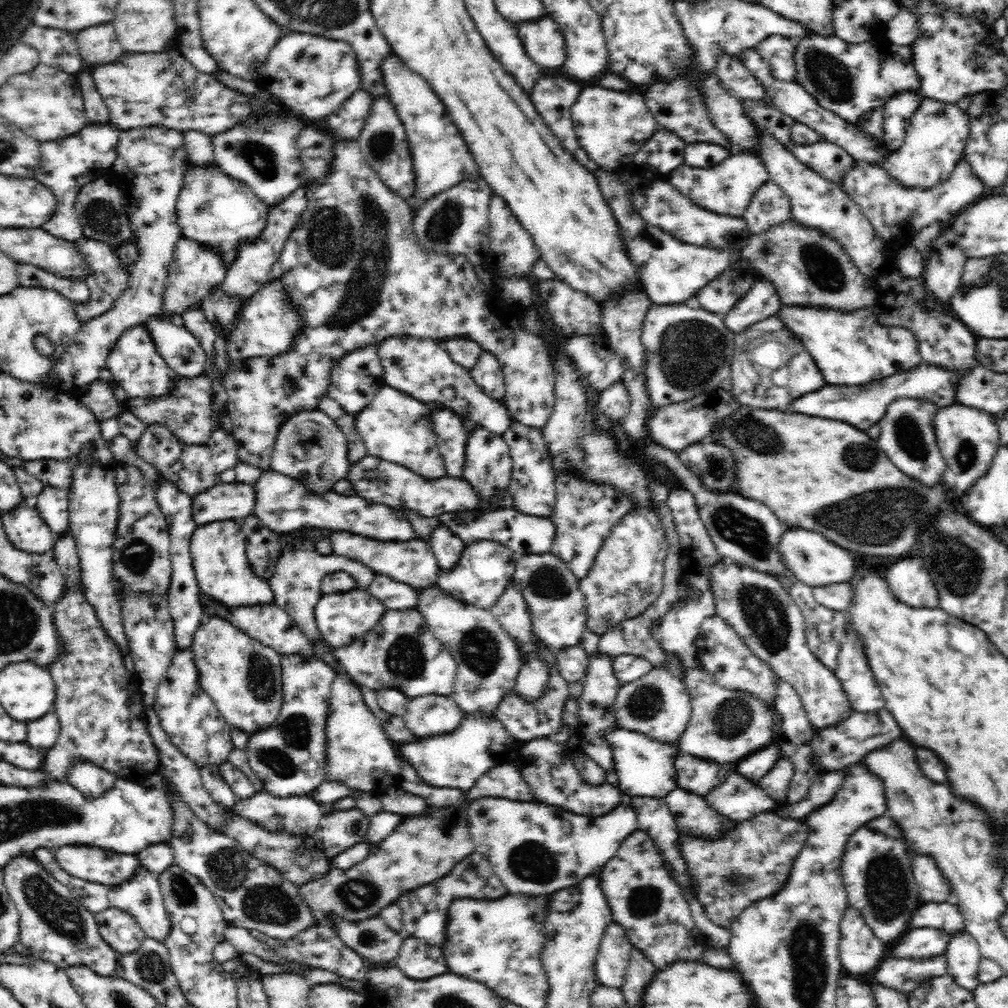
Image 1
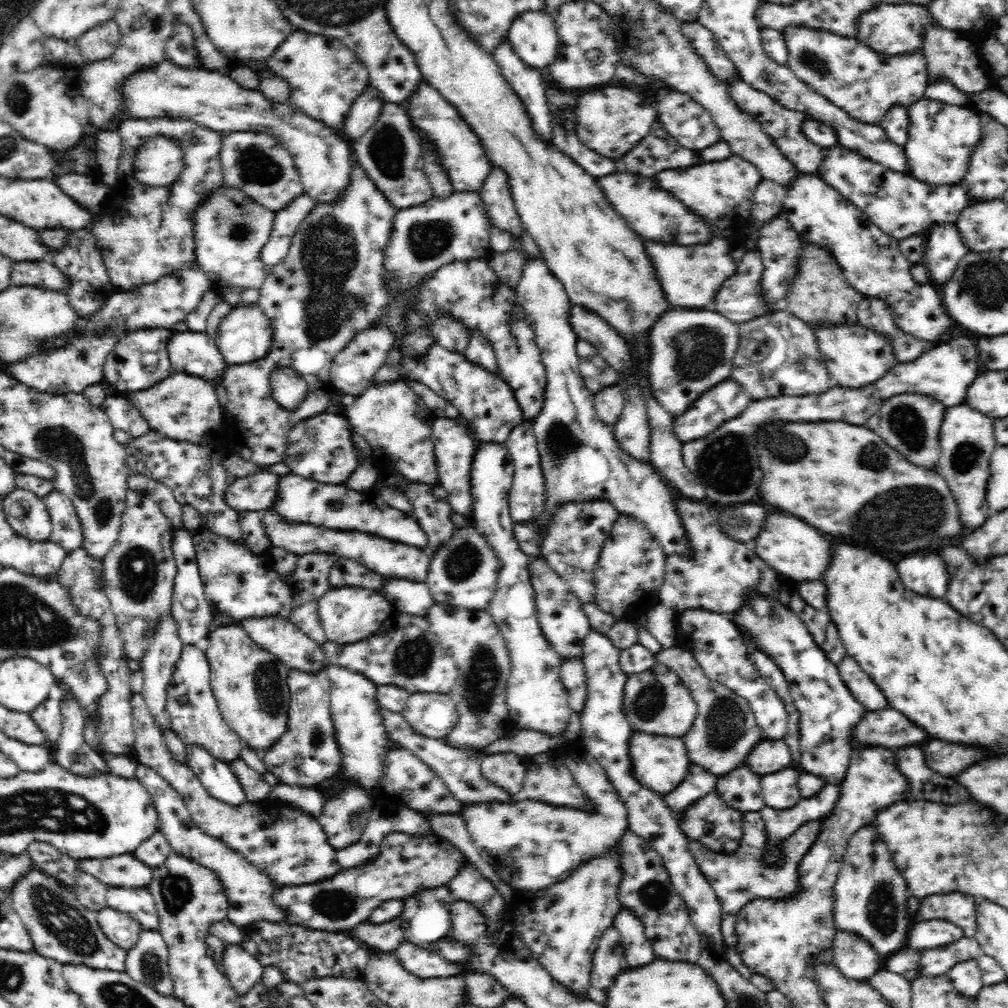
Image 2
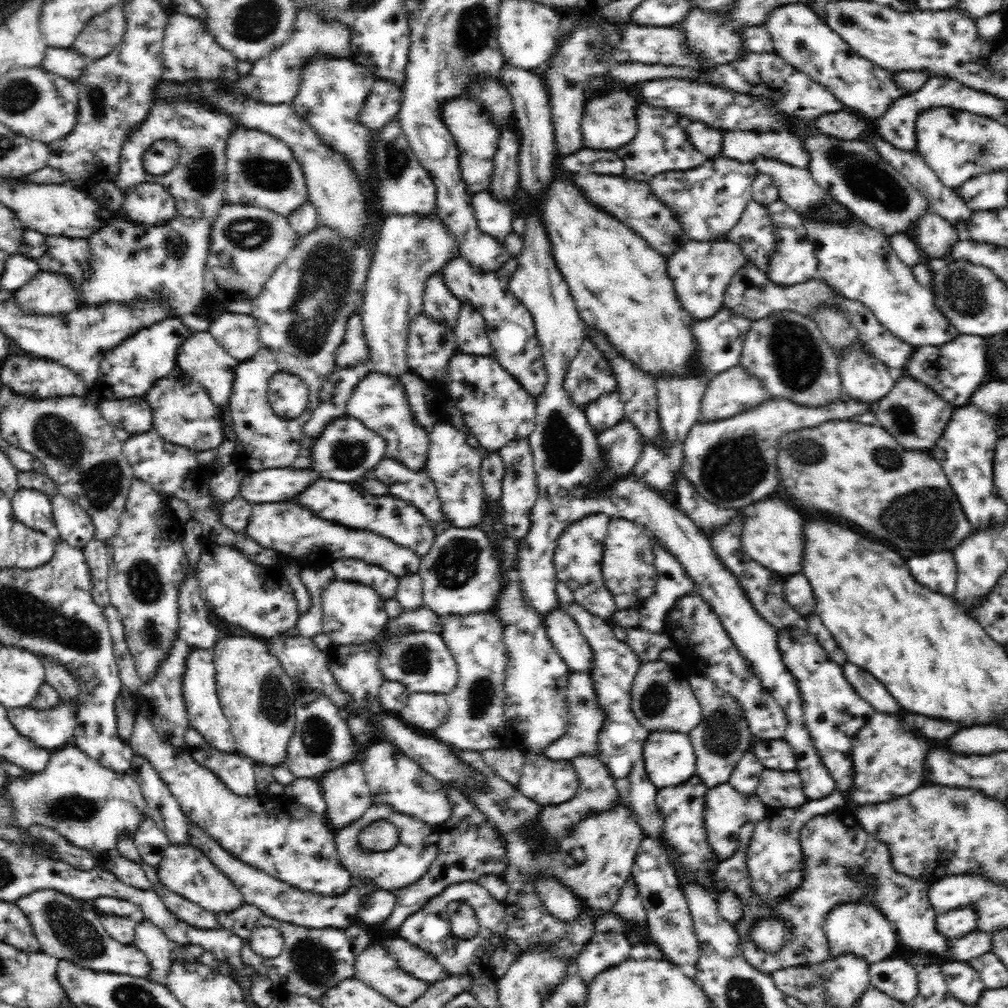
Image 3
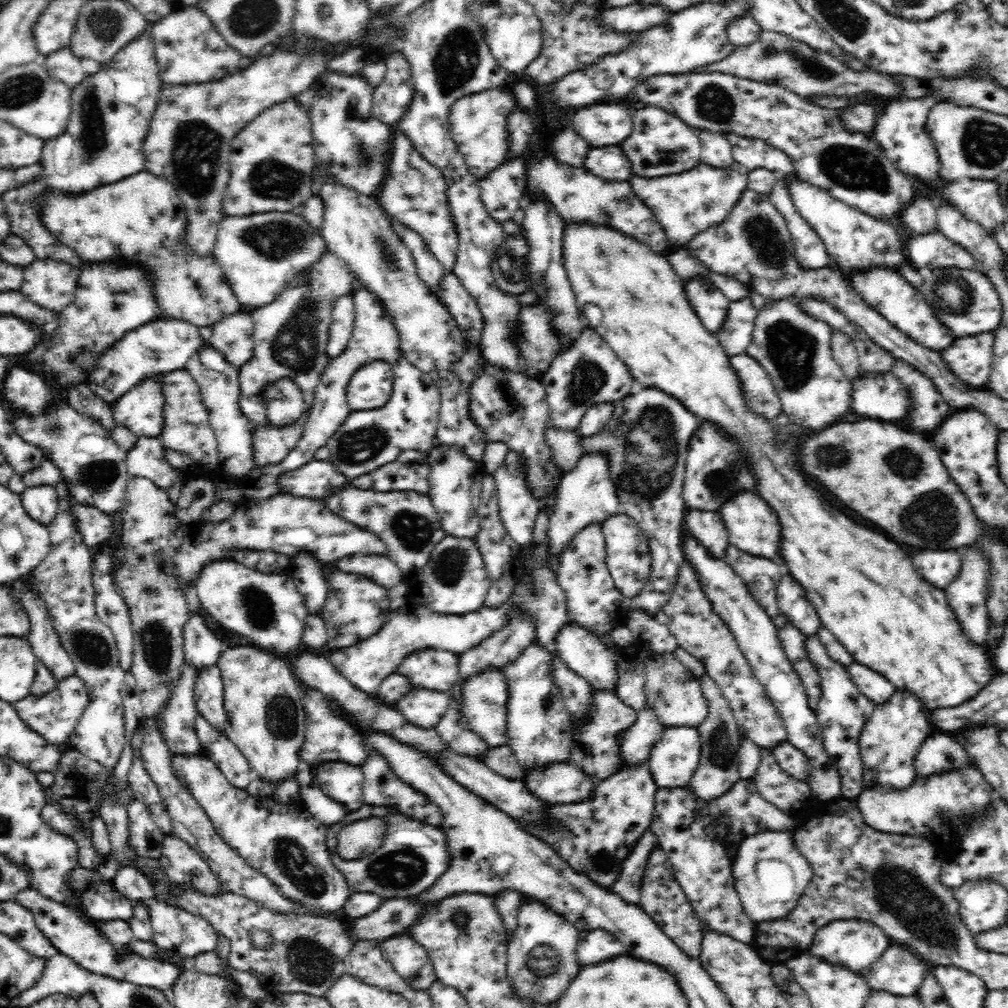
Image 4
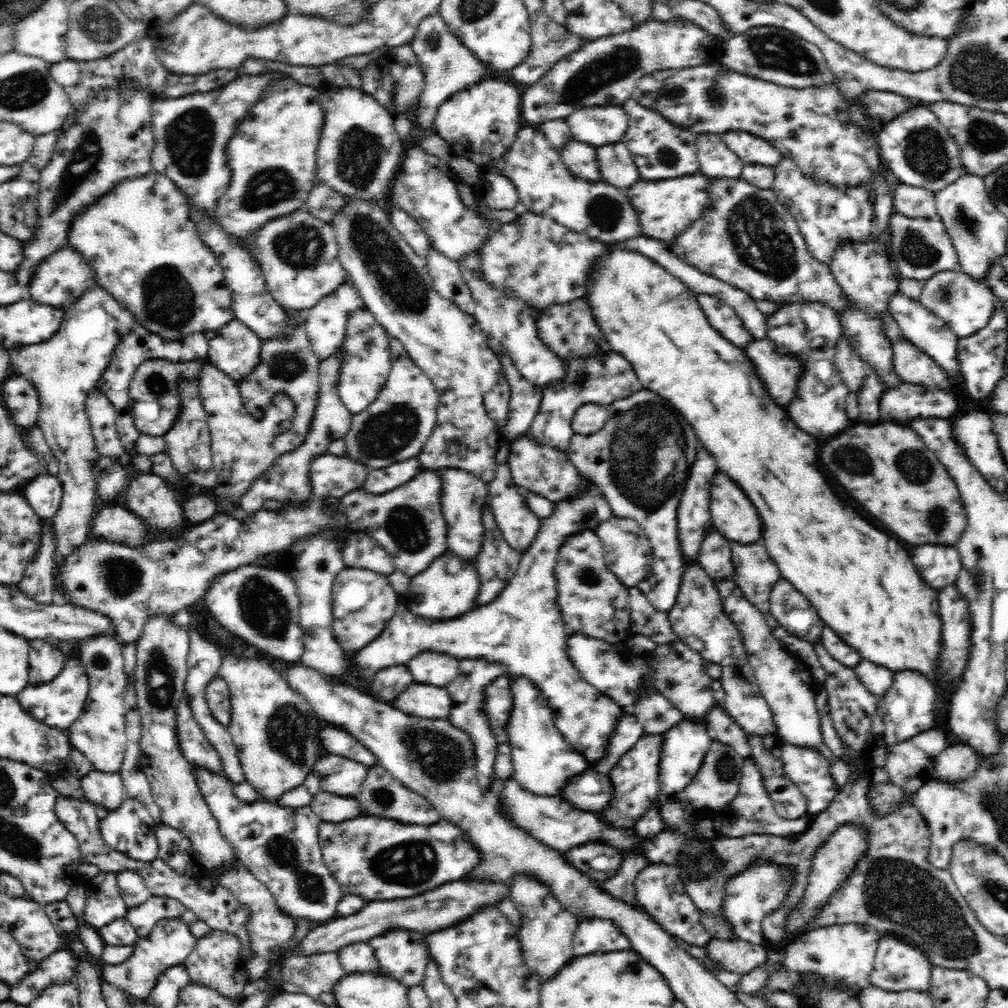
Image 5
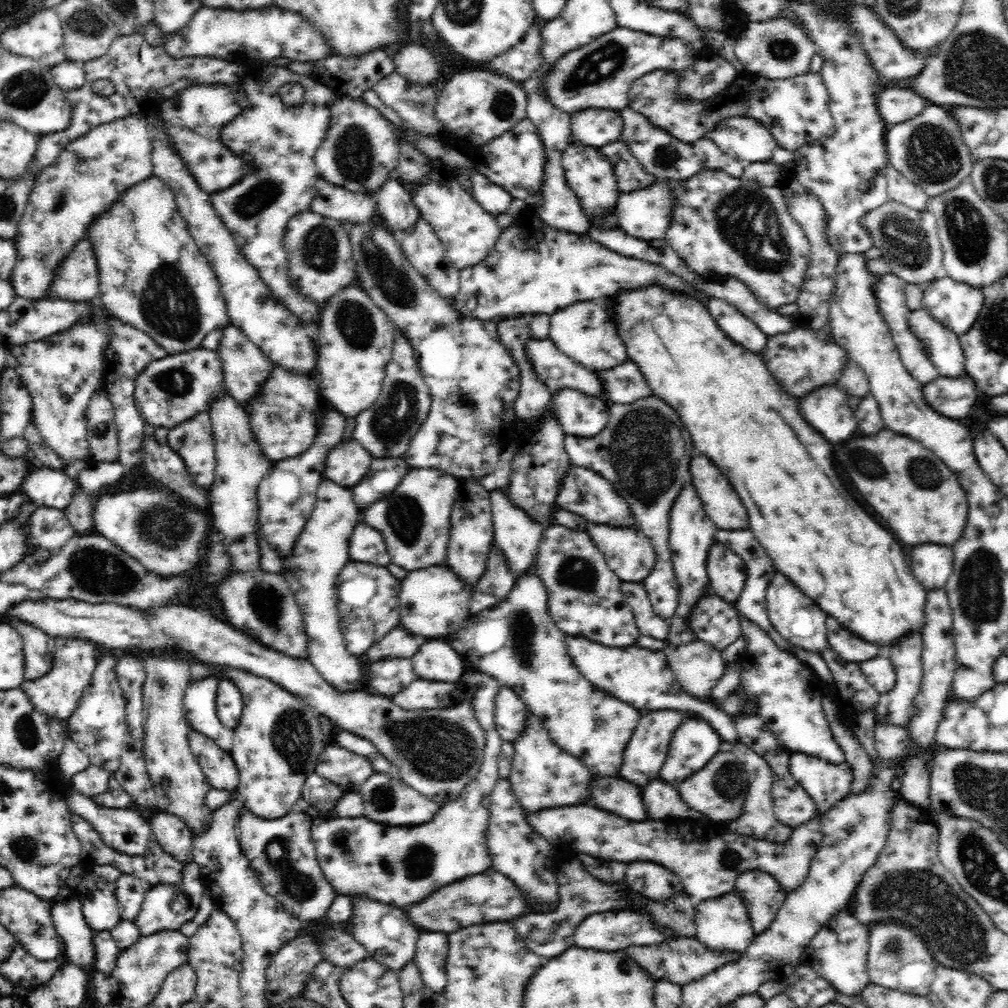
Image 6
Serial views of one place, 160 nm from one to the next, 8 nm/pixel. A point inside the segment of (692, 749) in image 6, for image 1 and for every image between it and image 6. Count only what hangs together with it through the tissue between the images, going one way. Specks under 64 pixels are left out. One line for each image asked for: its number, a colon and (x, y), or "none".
1: (645, 767)
2: (659, 763)
3: (668, 757)
4: (672, 762)
5: (684, 746)

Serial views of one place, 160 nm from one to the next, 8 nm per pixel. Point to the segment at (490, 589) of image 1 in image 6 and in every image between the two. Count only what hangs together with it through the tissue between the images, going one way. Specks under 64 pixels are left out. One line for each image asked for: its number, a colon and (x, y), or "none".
2: (464, 573)
3: (461, 574)
4: (455, 581)
5: (449, 587)
6: (434, 601)

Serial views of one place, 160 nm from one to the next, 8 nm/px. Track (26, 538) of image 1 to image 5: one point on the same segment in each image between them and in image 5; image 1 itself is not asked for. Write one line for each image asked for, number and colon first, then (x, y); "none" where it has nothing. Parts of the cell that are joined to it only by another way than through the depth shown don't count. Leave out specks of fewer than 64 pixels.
2: (27, 514)
3: (32, 508)
4: (40, 502)
5: (44, 493)

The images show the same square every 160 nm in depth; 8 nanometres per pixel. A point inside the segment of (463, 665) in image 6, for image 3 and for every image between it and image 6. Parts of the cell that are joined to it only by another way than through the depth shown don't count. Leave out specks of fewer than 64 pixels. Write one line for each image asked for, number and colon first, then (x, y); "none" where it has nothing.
3: (420, 661)
4: (430, 669)
5: (437, 669)

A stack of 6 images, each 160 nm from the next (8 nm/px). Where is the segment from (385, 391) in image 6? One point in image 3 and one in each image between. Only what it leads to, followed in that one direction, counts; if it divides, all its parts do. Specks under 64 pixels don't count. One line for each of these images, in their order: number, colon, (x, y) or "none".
3: (345, 449)
4: (408, 422)
5: (395, 427)

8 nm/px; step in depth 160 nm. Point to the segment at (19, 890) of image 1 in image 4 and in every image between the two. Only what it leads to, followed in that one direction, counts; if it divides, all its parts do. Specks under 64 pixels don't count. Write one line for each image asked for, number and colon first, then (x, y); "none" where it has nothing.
2: (61, 928)
3: (64, 930)
4: (75, 935)

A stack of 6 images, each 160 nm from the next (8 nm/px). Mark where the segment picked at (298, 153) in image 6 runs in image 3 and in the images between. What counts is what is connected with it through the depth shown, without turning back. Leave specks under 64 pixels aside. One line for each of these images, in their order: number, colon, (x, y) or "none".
3: (261, 171)
4: (272, 158)
5: (272, 157)

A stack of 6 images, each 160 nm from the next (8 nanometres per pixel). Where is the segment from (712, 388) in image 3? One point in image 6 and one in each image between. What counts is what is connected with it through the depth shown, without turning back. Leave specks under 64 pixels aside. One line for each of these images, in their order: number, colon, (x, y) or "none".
4: (757, 390)
5: (779, 373)
6: (799, 361)

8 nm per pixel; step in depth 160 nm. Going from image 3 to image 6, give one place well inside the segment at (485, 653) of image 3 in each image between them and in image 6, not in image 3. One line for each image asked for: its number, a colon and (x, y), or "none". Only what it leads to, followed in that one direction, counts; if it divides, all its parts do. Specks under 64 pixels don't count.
4: (483, 711)
5: (497, 705)
6: (510, 712)

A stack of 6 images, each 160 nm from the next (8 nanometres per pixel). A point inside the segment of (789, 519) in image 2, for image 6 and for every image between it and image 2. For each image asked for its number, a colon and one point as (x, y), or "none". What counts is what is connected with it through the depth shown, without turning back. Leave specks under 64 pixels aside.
3: (772, 535)
4: (752, 526)
5: (732, 514)
6: (721, 503)

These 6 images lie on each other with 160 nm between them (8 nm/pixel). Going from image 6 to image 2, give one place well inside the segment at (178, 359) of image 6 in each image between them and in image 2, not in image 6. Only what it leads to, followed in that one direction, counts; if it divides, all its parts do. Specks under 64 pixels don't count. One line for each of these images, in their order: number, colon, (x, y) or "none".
2: (122, 414)
3: (133, 415)
4: (140, 410)
5: (154, 399)

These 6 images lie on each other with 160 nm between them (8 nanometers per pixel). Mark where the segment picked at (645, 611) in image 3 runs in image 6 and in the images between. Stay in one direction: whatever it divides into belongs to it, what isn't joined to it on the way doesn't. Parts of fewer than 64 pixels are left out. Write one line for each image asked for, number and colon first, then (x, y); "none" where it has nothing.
4: (647, 436)
5: (641, 457)
6: (642, 453)

